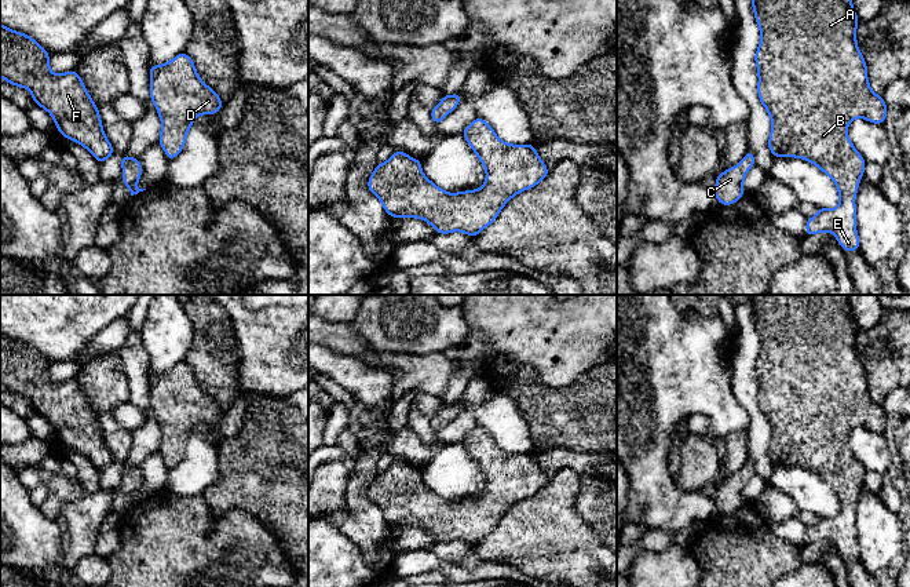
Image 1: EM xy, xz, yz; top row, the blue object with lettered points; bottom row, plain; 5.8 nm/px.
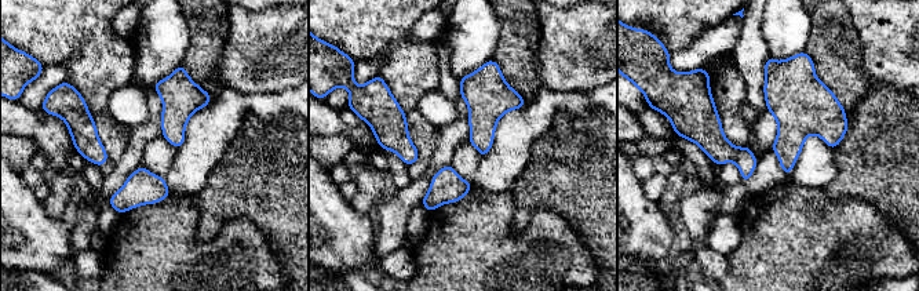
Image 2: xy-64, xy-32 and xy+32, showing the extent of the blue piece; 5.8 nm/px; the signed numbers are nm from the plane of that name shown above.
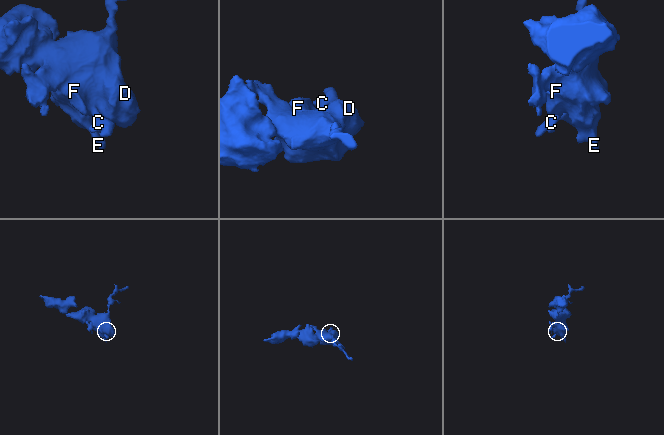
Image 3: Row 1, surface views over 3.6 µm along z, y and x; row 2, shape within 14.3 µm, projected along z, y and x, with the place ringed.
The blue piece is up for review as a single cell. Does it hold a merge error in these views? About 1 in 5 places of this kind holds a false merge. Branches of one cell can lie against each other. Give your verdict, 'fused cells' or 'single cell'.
single cell

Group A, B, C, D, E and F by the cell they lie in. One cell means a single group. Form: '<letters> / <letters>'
A B C D E F

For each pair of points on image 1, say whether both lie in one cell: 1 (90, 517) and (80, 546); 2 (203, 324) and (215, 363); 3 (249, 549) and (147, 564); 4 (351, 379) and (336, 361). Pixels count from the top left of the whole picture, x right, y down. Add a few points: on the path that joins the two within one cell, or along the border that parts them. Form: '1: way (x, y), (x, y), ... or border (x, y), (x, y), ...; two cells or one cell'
1: way (83, 524), (83, 539); one cell
2: way (212, 334), (214, 353); one cell
3: way (225, 558), (212, 564), (172, 564); one cell
4: way (350, 375), (340, 365); one cell

